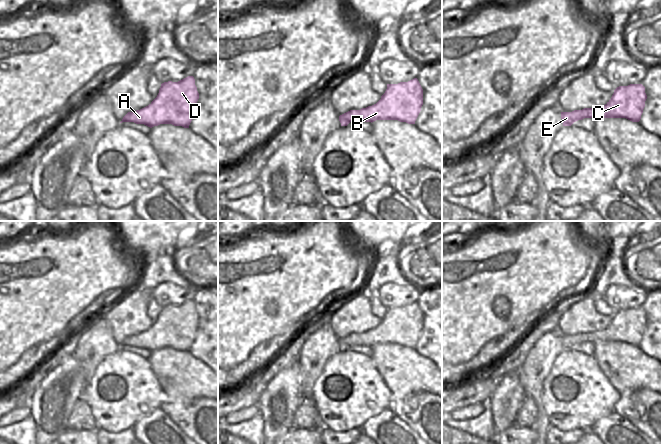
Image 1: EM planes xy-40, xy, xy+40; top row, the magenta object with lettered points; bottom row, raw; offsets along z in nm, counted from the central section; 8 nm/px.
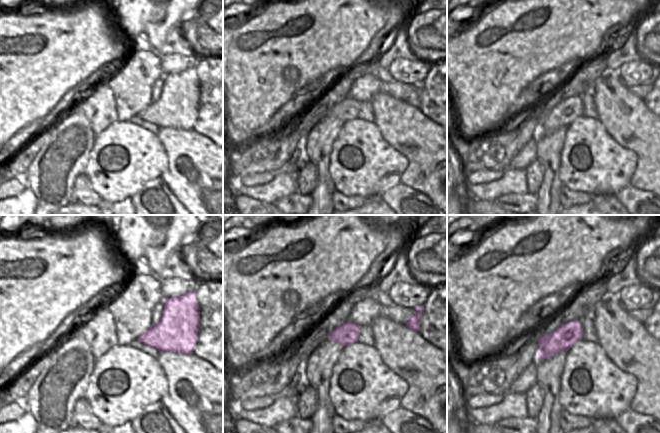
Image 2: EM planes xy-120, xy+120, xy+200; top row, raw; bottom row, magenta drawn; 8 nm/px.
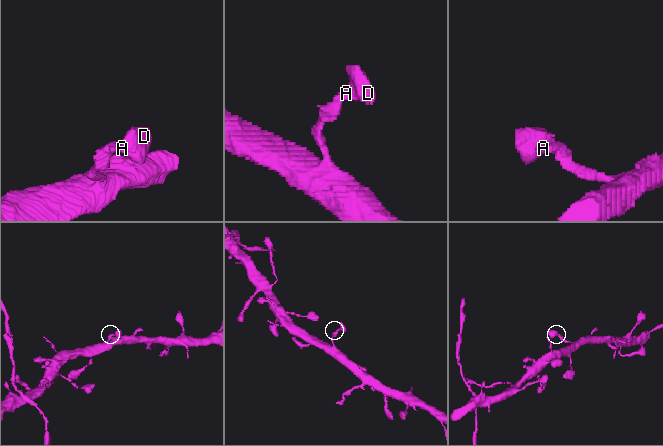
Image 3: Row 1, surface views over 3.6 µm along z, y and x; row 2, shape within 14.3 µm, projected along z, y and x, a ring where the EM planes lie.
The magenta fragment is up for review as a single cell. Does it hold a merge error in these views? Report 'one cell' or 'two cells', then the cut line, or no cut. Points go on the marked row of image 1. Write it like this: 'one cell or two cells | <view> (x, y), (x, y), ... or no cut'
one cell | no cut

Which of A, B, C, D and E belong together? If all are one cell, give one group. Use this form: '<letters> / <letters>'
A B C D E

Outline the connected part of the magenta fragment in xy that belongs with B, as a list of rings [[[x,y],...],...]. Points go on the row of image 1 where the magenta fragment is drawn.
[[[417,78],[398,84],[387,84],[385,93],[374,105],[360,110],[350,110],[339,116],[341,126],[350,122],[398,120],[408,124],[415,121],[423,105],[423,89]]]

